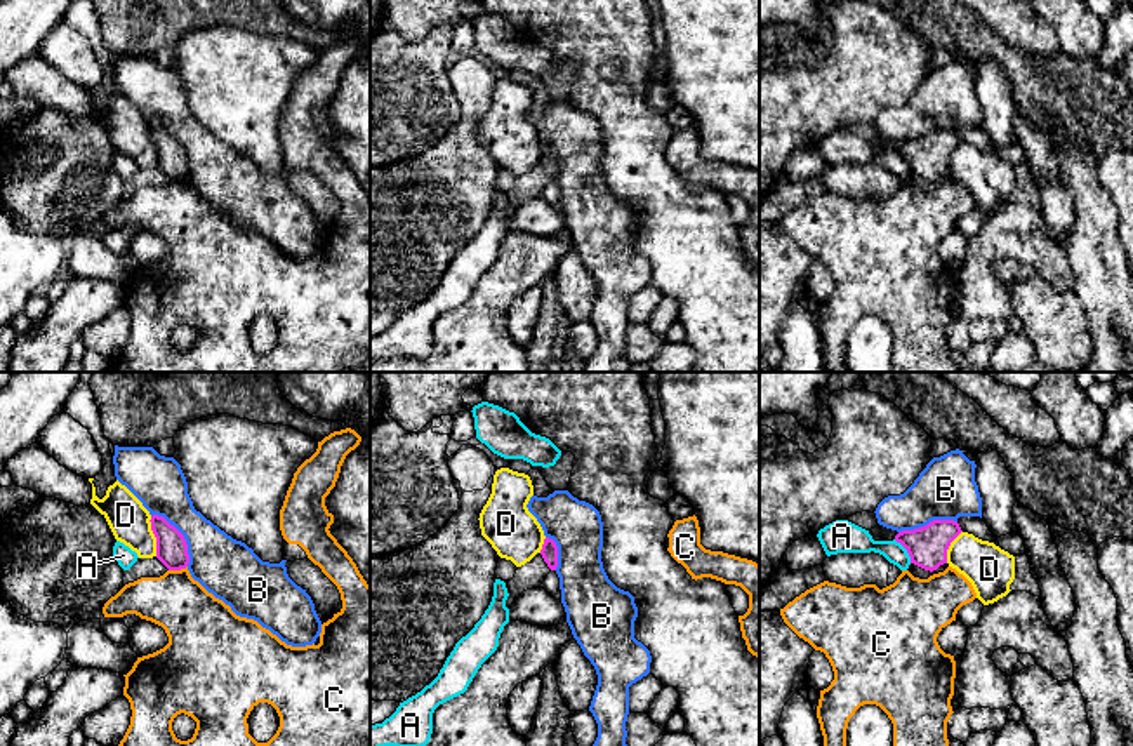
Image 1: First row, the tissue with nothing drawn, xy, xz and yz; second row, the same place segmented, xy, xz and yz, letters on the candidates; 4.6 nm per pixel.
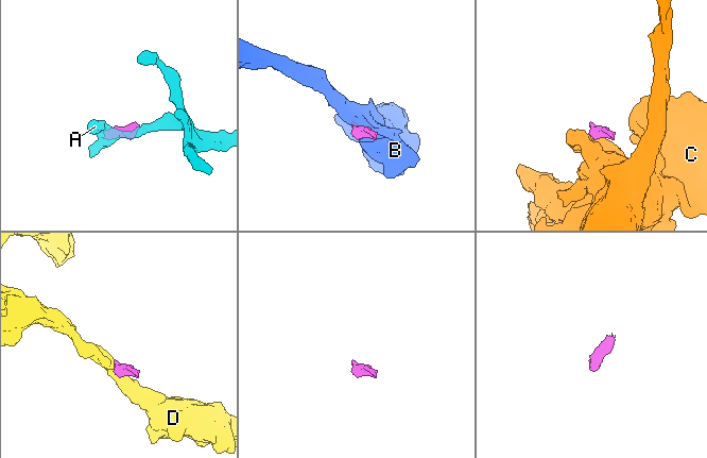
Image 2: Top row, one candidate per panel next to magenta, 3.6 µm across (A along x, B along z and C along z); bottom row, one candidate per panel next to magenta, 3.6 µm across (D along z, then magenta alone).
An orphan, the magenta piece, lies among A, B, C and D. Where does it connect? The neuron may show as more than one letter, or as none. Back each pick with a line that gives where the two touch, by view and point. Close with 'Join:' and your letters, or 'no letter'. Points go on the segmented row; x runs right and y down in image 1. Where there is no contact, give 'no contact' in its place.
Join: no letter

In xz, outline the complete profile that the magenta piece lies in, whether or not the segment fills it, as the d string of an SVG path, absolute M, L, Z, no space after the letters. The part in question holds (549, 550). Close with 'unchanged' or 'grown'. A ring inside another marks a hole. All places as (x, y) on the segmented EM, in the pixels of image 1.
M546 537L542 550L525 565L518 567L514 577L506 581L507 600L506 607L511 609L513 602L527 589L539 588L544 577L558 567L558 546L553 539Z; grown

